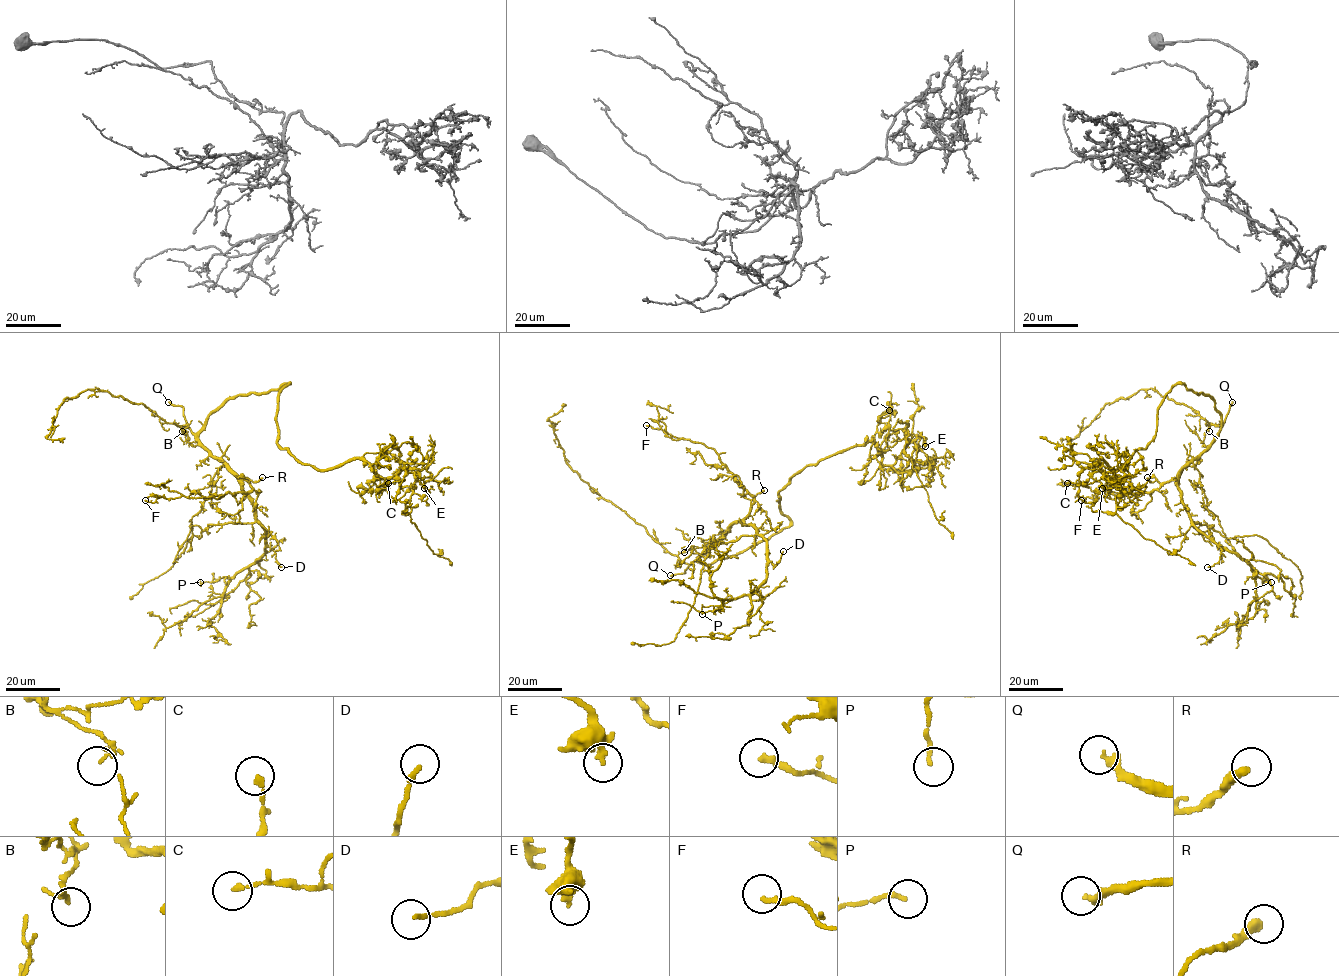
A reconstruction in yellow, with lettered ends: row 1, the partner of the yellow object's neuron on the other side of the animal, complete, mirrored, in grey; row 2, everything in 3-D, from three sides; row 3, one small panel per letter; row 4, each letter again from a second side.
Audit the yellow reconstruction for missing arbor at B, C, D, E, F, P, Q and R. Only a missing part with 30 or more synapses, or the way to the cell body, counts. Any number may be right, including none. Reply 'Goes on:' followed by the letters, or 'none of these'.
Goes on: Q

